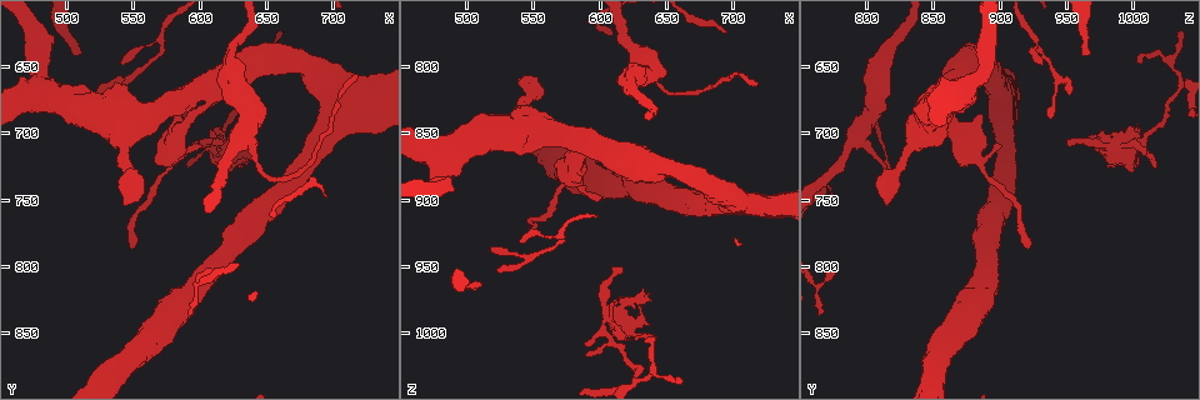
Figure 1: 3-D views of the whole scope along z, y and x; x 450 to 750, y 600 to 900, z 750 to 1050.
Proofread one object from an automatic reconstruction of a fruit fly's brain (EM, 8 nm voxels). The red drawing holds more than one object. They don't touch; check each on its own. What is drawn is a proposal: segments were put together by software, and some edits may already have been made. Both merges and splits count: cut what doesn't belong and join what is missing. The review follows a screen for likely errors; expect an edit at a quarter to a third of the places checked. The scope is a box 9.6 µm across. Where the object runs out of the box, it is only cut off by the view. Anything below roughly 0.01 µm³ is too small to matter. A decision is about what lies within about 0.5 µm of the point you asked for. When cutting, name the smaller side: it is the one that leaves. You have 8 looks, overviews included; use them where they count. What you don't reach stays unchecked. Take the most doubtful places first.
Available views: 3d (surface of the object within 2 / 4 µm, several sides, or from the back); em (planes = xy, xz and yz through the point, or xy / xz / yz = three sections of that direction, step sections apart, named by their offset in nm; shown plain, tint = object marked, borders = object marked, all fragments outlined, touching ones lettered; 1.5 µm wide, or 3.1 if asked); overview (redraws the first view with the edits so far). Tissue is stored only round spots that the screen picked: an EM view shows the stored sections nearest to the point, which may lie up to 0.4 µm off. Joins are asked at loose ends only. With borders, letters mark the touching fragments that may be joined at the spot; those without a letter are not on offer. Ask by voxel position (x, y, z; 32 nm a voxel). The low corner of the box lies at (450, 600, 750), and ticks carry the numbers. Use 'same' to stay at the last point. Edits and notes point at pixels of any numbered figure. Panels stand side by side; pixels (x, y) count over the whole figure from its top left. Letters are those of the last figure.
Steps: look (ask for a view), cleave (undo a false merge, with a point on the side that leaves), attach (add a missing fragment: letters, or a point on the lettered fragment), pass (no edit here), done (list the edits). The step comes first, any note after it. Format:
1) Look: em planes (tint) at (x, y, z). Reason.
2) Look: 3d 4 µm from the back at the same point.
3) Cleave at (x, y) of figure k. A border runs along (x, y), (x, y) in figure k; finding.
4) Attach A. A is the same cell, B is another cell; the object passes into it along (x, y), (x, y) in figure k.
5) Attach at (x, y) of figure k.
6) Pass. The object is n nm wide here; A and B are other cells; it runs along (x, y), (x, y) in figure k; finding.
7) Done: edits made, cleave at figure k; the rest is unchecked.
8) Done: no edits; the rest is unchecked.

Look: 3d 4 µm from the back at (504, 640, 966). Free end.

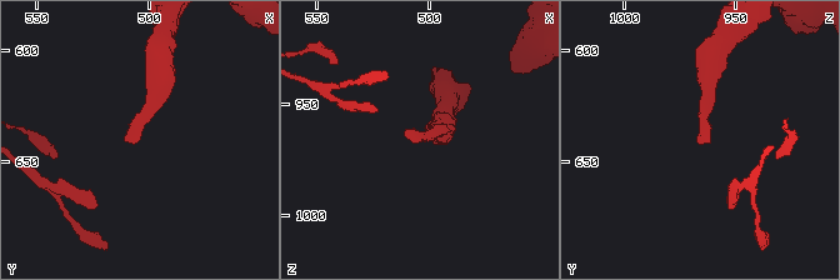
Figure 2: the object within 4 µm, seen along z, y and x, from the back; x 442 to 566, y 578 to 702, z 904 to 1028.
Look: em xz step 4 (borders) at (505, 641, 966). Need the tissue.

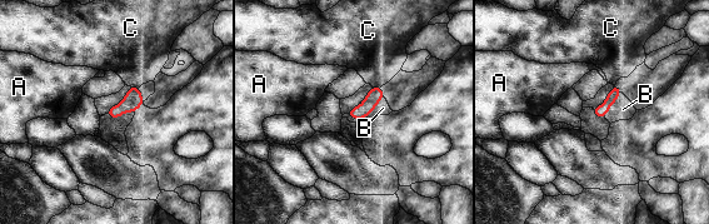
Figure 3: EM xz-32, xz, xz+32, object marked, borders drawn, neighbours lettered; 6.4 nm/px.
Look: em xy step 8 (borders) at the same point. Cut it another way.

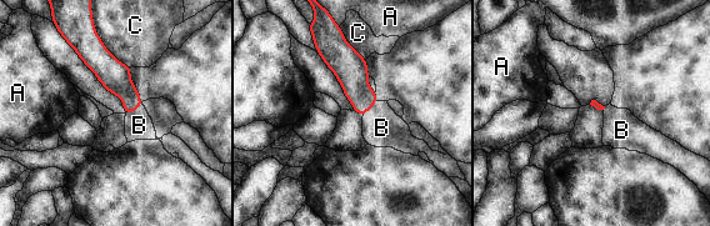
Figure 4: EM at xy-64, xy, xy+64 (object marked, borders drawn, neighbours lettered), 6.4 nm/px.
Attach B. B is the same cell, A and C are other cells; the object passes into it along (115, 76), (134, 110), (139, 125) in figure 4; the cell continues.

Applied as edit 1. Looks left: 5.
Look: overview. Redraw.

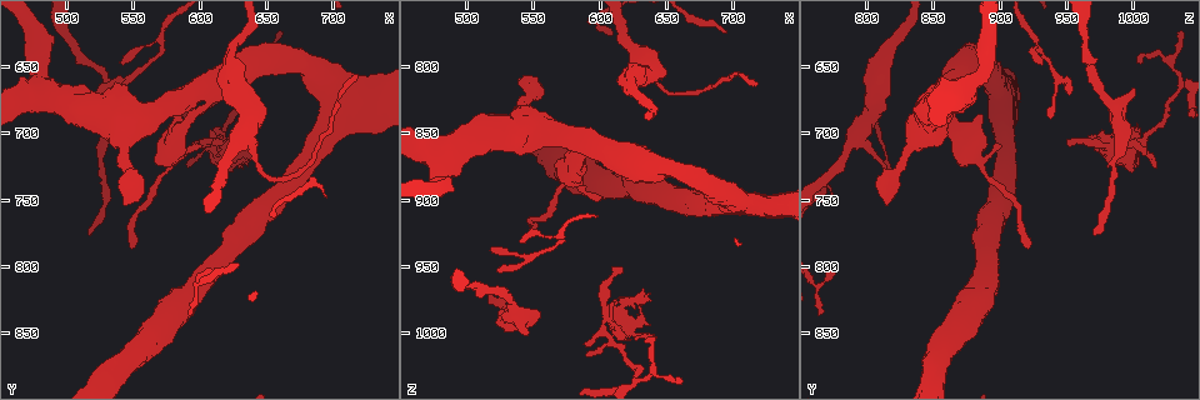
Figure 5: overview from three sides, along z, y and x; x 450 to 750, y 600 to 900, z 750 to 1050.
Look: em planes (tint) at (638, 648, 1004). An open end.

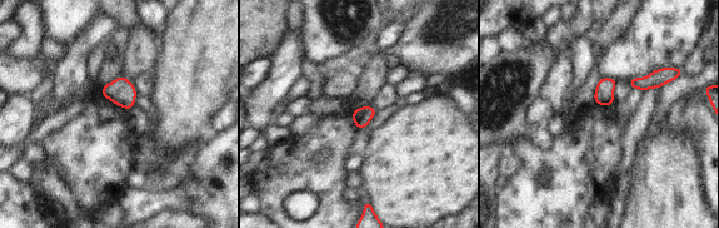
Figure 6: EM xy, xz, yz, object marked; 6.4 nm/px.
Look: em planes (borders) at the same point. See the neighbours.

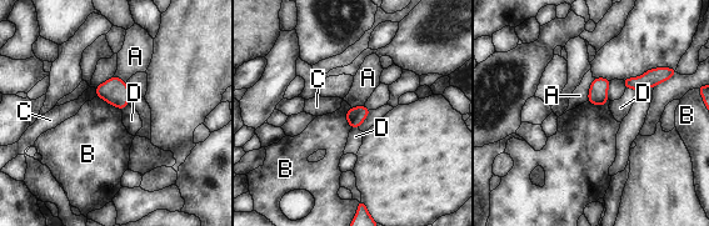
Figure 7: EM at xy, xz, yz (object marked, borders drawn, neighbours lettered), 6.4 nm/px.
Pass. The longest contact is with B, 180 nm; A, B, C and D are other cells; none of them fits.

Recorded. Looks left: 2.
Look: em planes (borders) at (550, 786, 924). Long arm stops here.

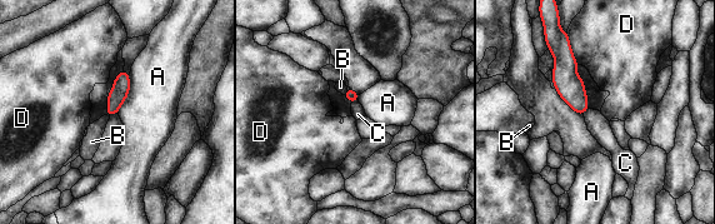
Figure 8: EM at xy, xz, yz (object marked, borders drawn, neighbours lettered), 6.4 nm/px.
Pass. A, B, C and D are other cells; a border runs along (358, 100), (351, 103) in figure 8; no lettered fragment goes on from it.

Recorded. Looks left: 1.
Done: edits made, attach at figure 4; the rest is unchecked.

